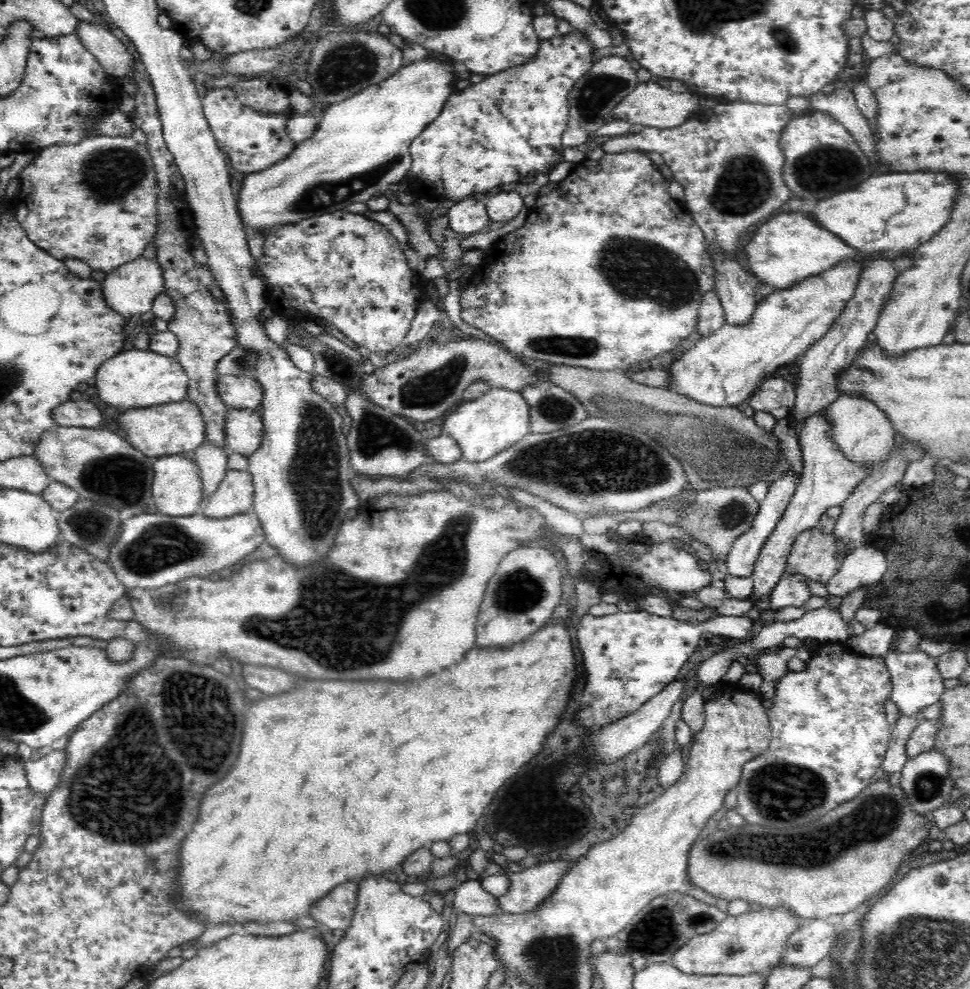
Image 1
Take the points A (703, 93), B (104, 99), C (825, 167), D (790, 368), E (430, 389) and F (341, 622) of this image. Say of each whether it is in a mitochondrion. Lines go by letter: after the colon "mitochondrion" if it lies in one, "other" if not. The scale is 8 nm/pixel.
A: other
B: other
C: mitochondrion
D: other
E: mitochondrion
F: mitochondrion

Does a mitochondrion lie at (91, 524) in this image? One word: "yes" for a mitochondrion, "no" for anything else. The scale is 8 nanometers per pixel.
yes

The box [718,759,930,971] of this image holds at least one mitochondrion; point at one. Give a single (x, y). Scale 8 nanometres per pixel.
(729, 949)

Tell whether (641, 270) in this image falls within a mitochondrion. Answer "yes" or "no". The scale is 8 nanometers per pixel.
yes

